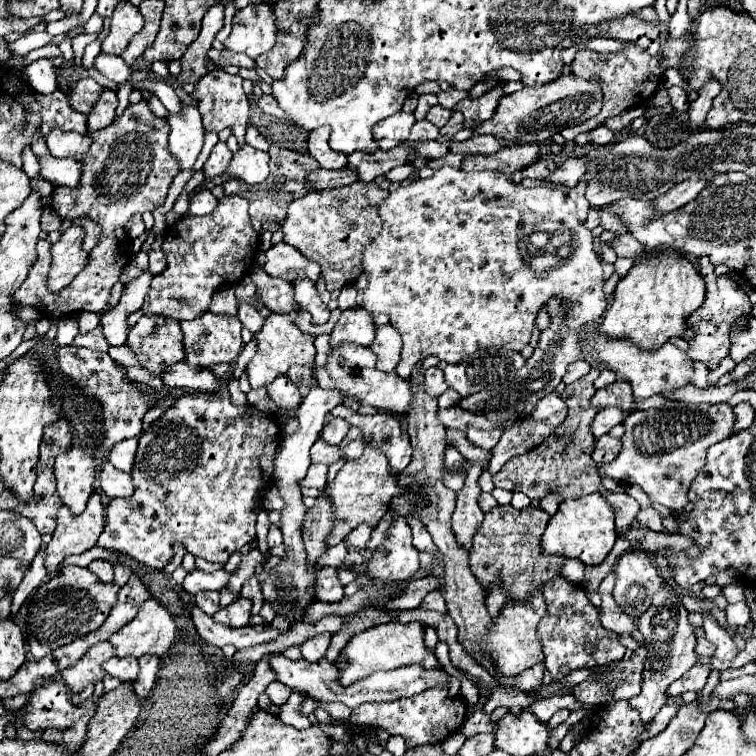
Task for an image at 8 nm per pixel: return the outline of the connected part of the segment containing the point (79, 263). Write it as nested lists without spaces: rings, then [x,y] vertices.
[[[68,227],[60,241],[52,245],[52,267],[48,273],[48,289],[60,291],[66,287],[88,263],[88,253],[82,249],[84,229]]]

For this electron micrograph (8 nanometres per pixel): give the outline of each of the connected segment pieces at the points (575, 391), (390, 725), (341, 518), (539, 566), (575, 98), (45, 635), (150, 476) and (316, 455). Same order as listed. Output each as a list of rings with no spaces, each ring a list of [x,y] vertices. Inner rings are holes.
[[[592,367],[588,375],[580,377],[578,381],[574,381],[572,385],[568,385],[564,389],[564,393],[560,397],[568,405],[566,421],[538,447],[530,449],[524,455],[518,455],[518,457],[512,457],[510,461],[506,461],[506,465],[494,475],[496,487],[506,489],[506,491],[520,491],[520,493],[528,495],[530,499],[540,499],[550,489],[560,491],[562,499],[566,499],[566,497],[582,497],[588,493],[596,493],[598,487],[602,487],[600,475],[596,471],[596,463],[590,457],[590,453],[594,449],[594,441],[596,441],[590,435],[590,423],[596,417],[598,409],[590,407],[590,403],[588,403],[588,399],[596,391],[594,379],[598,377],[598,373],[600,371],[596,367]]]
[[[446,685],[430,687],[418,695],[402,697],[388,703],[363,704],[354,708],[350,715],[352,725],[366,727],[384,727],[390,735],[402,735],[408,747],[426,745],[426,743],[442,743],[448,735],[452,735],[466,719],[466,705],[460,697],[448,697]]]
[[[366,445],[366,451],[360,459],[346,461],[344,467],[338,471],[336,479],[326,487],[328,495],[332,497],[332,503],[336,505],[336,525],[328,537],[328,545],[332,547],[340,543],[360,523],[368,523],[376,527],[382,515],[386,513],[386,509],[390,507],[390,501],[394,499],[394,495],[400,495],[402,491],[398,477],[400,473],[390,473],[386,453],[382,453],[382,449],[374,445]]]
[[[496,505],[486,513],[470,549],[470,571],[486,591],[486,609],[492,619],[498,617],[508,601],[526,601],[530,593],[560,575],[566,557],[546,555],[540,543],[548,519],[550,515],[534,505],[524,509],[514,509],[512,505]]]
[[[562,75],[540,87],[524,87],[508,97],[502,97],[494,117],[484,121],[484,125],[476,127],[478,135],[498,135],[510,141],[510,145],[518,143],[542,143],[552,135],[560,133],[564,127],[574,127],[590,117],[594,117],[602,107],[602,85],[598,85],[598,77],[584,81],[582,77]]]
[[[64,567],[62,573],[30,593],[26,633],[34,659],[42,659],[50,651],[96,631],[108,617],[118,595],[116,583],[102,583],[86,567]],[[66,585],[66,587],[64,587]],[[62,597],[62,599],[60,599]],[[66,597],[66,599],[64,599]]]
[[[220,389],[216,395],[198,393],[178,397],[160,419],[138,435],[138,453],[132,469],[134,493],[132,497],[112,499],[108,503],[108,523],[98,539],[98,547],[128,553],[152,569],[162,569],[172,559],[174,543],[182,543],[188,553],[214,555],[214,561],[226,563],[232,553],[256,537],[254,509],[262,499],[264,487],[268,489],[272,483],[274,457],[280,449],[280,427],[276,417],[272,417],[250,405],[232,405],[228,389]]]
[[[320,439],[312,445],[310,459],[312,459],[312,463],[324,463],[324,465],[332,465],[336,461],[344,461],[342,451],[340,451],[338,445],[336,447],[334,445],[326,445]]]

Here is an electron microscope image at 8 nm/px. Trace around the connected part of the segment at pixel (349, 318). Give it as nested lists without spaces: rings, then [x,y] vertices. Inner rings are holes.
[[[346,309],[330,333],[330,347],[338,349],[338,345],[346,341],[354,341],[358,345],[368,347],[374,341],[374,323],[366,309],[354,311]]]

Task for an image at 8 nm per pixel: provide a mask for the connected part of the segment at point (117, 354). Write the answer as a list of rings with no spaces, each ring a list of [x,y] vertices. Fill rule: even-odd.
[[[126,343],[126,345],[120,345],[120,347],[110,345],[110,347],[108,347],[108,355],[110,355],[116,363],[120,363],[120,365],[124,365],[124,367],[138,367],[138,365],[140,365],[140,361],[138,361],[138,359],[134,357],[134,353],[130,351],[128,343]]]

